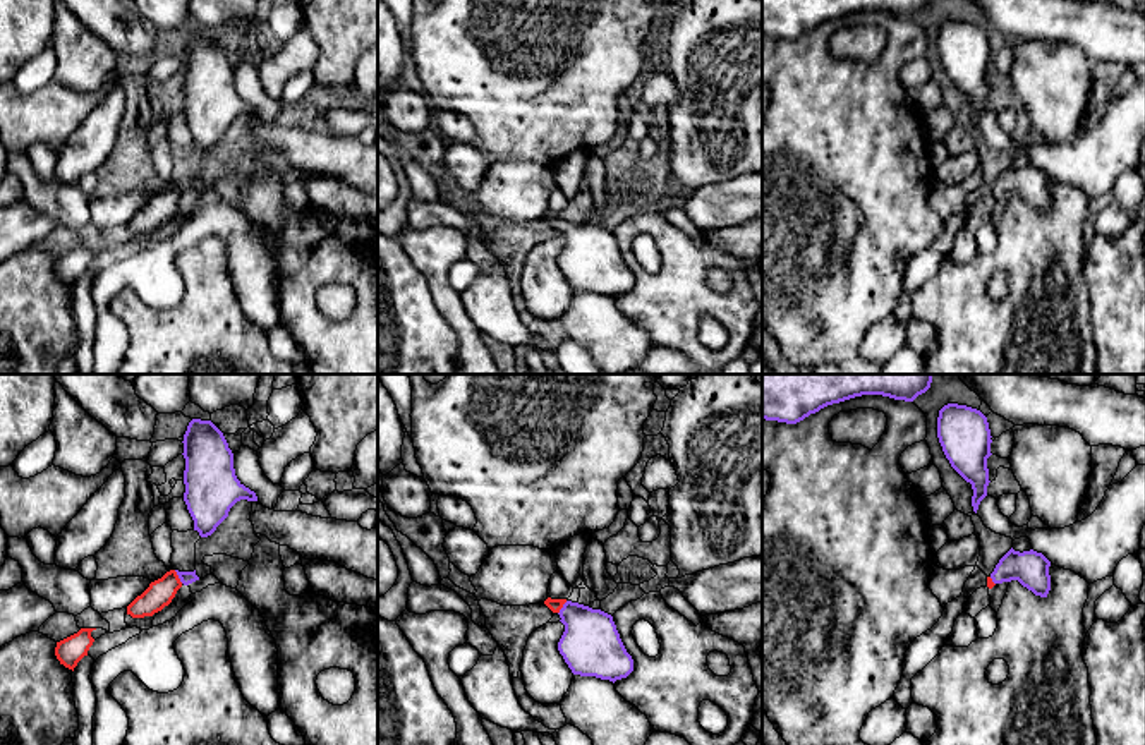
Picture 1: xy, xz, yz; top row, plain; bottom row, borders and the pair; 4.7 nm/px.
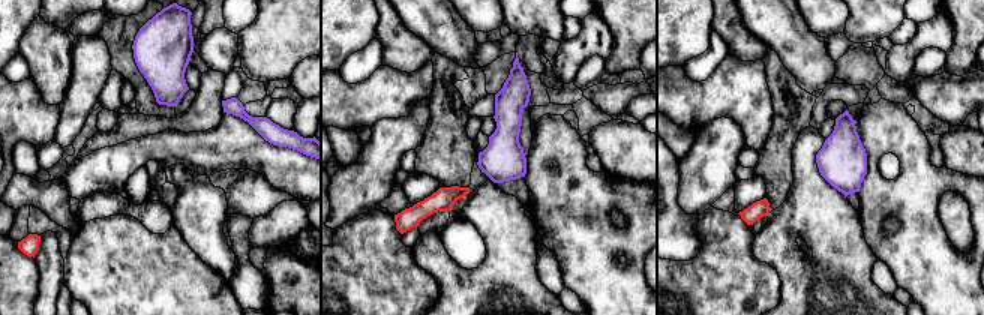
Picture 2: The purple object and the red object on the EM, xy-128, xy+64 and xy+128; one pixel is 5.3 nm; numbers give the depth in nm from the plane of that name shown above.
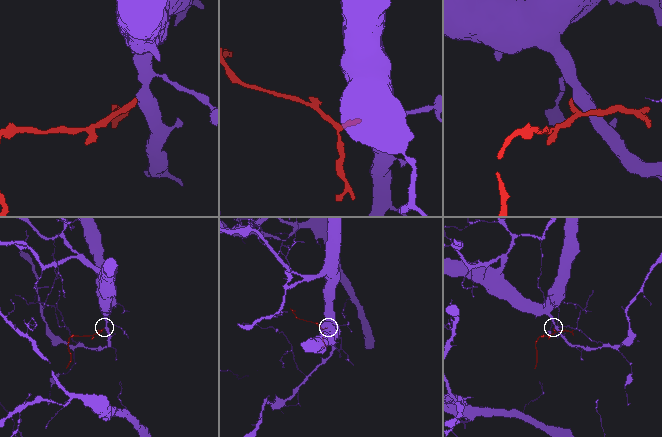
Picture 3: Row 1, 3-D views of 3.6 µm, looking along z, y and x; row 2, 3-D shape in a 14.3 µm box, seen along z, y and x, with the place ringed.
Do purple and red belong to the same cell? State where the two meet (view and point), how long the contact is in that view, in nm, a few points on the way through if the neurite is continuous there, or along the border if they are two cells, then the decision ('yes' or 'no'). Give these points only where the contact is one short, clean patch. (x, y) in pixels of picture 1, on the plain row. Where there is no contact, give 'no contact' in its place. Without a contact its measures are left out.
xy (179, 193) | 80 nm | across xy (186, 193), (179, 193), (160, 208) | yes

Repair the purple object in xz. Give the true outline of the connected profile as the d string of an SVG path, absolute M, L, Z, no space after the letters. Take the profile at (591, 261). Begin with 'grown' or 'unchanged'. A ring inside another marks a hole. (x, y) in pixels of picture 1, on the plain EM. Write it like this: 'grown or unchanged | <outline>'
grown | M548 213L544 220L565 240L558 266L573 290L615 299L633 287L611 230L566 215Z

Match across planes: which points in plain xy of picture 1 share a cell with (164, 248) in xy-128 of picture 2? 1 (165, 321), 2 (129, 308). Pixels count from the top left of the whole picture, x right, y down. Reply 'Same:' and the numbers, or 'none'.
Same: 1, 2

